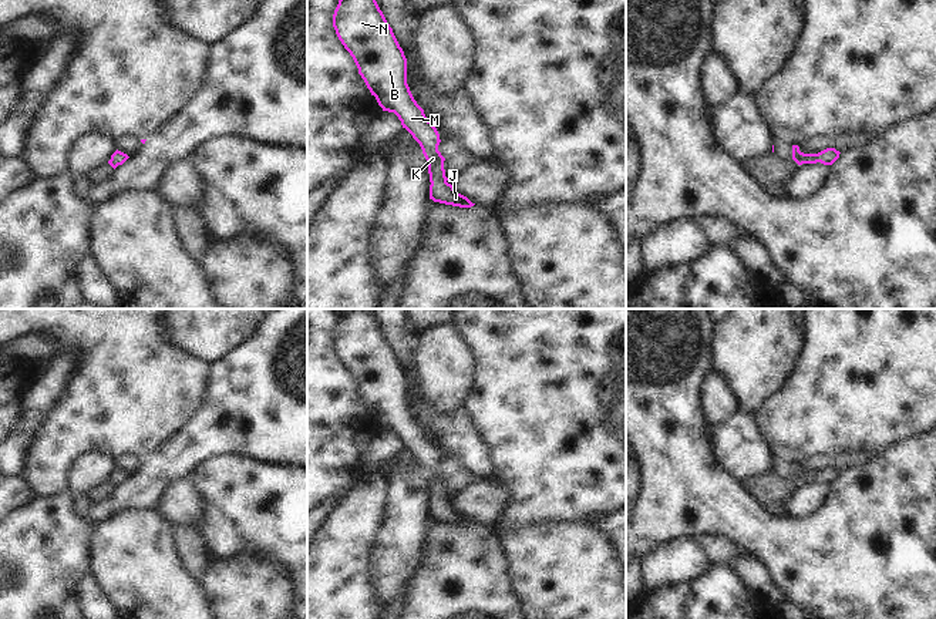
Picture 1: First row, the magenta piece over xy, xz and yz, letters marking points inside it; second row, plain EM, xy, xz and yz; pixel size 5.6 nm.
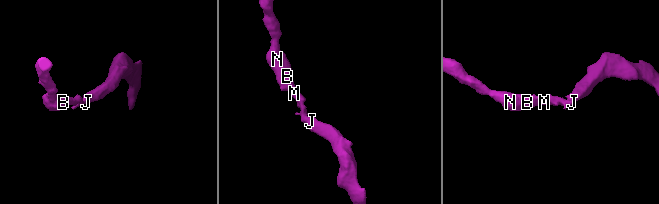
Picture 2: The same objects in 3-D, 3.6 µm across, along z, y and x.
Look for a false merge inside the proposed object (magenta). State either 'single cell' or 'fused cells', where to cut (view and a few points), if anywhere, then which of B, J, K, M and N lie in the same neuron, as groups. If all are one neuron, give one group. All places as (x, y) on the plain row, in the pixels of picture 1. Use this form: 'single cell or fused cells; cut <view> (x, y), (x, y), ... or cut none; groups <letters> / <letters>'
single cell; cut none; groups B J K M N

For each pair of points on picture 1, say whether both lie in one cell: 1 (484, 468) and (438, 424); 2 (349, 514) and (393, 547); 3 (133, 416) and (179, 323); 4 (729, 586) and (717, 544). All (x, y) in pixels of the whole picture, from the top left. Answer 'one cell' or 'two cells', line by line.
1: one cell
2: two cells
3: two cells
4: two cells

